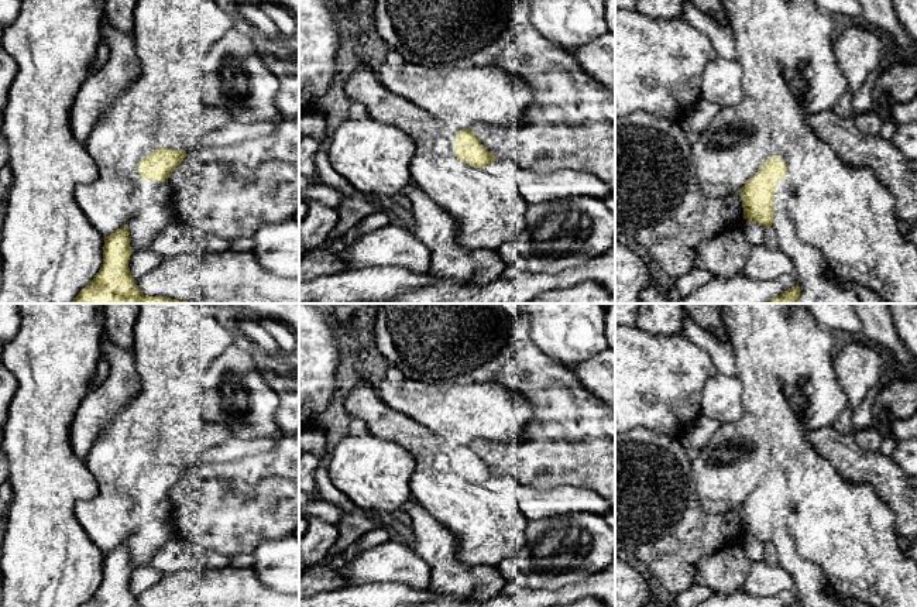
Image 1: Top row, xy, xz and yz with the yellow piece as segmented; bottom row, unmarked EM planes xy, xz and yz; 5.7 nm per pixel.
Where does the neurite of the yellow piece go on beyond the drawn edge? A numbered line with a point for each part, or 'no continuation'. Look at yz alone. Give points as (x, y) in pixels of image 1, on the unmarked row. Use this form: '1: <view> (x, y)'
1: yz (783, 510)

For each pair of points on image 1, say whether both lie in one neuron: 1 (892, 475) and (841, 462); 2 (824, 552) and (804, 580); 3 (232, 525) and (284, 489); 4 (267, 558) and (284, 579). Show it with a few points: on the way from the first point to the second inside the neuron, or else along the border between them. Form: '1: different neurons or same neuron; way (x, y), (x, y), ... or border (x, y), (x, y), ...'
1: same neuron; way (879, 470), (854, 463)
2: different neurons; border (794, 539), (796, 549), (823, 571), (828, 583)
3: same neuron; way (244, 513), (254, 503), (271, 494)
4: same neuron; way (274, 559), (284, 572)

